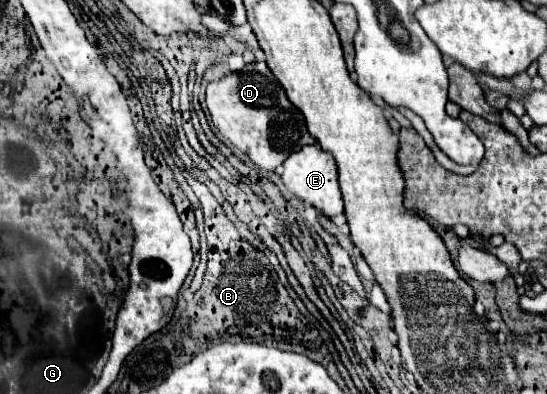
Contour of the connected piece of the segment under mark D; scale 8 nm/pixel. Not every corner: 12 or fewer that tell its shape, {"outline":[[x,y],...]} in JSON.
{"outline":[[267,63],[207,85],[219,133],[275,171],[315,139]]}

